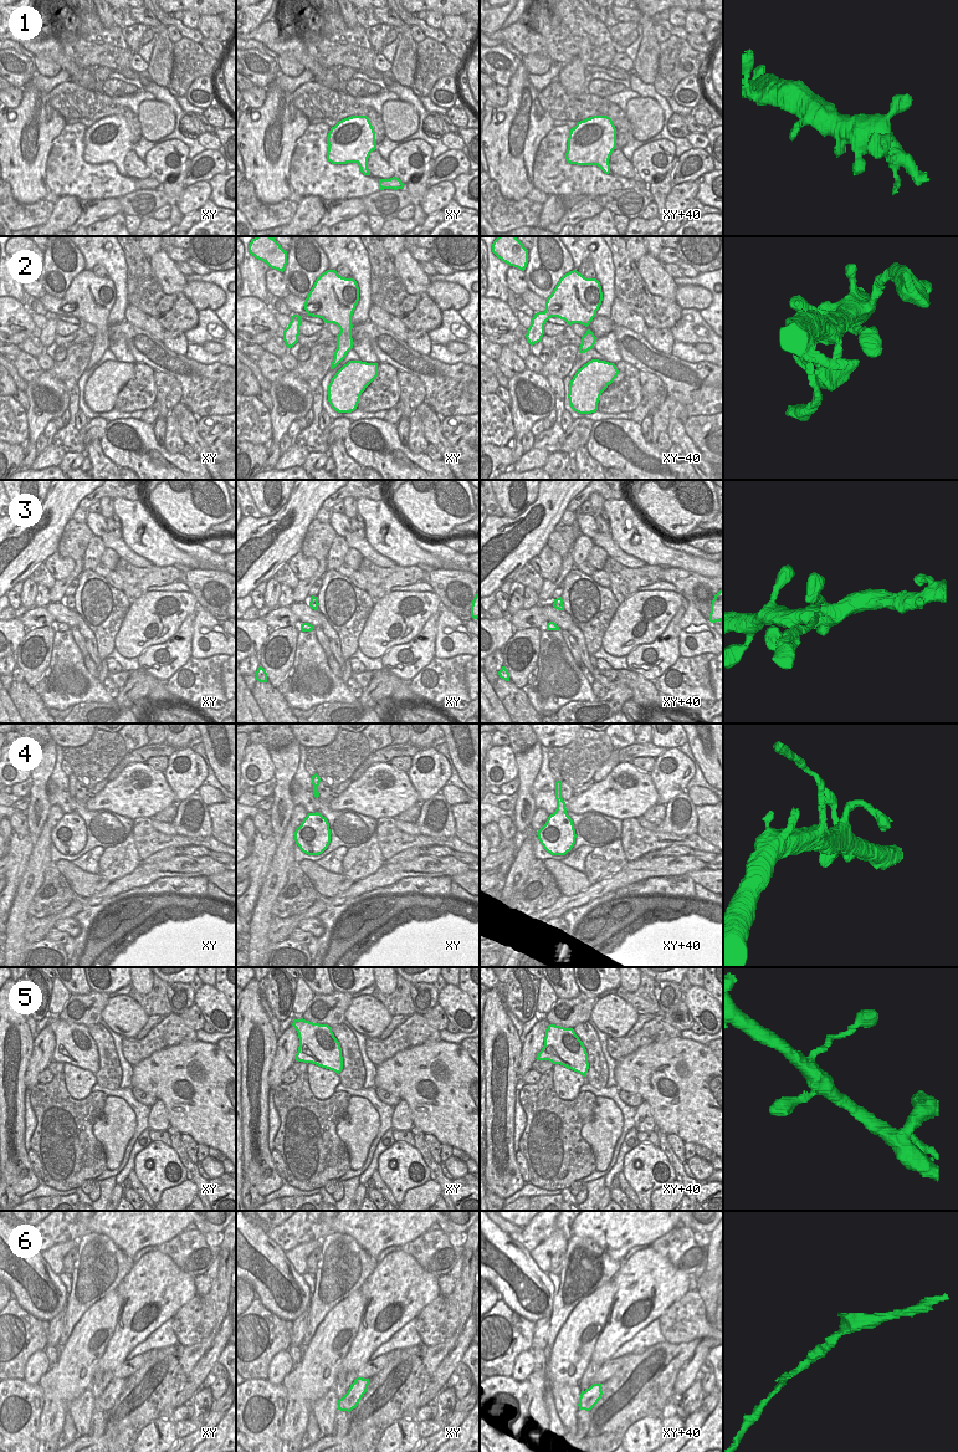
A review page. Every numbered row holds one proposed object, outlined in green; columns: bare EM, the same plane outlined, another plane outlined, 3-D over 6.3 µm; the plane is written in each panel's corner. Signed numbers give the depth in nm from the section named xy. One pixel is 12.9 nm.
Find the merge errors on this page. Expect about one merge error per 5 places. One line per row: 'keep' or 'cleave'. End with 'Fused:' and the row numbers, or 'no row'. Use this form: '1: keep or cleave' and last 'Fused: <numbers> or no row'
1: keep
2: keep
3: keep
4: keep
5: keep
6: keep
Fused: no row

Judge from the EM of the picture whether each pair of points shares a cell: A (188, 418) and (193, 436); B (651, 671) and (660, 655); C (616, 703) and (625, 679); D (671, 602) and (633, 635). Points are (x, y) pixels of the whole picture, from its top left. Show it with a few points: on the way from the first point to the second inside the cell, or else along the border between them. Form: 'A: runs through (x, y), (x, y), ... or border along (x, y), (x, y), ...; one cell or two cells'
A: runs through (188, 423), (189, 431); one cell
B: runs through (655, 668), (664, 659); one cell
C: border along (608, 690), (618, 685), (626, 685), (633, 698); two cells
D: runs through (661, 612), (643, 627); one cell

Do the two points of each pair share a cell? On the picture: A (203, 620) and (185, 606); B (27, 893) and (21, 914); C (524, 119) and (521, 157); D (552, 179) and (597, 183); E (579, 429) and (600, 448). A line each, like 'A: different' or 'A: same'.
A: different
B: same
C: same
D: same
E: different

